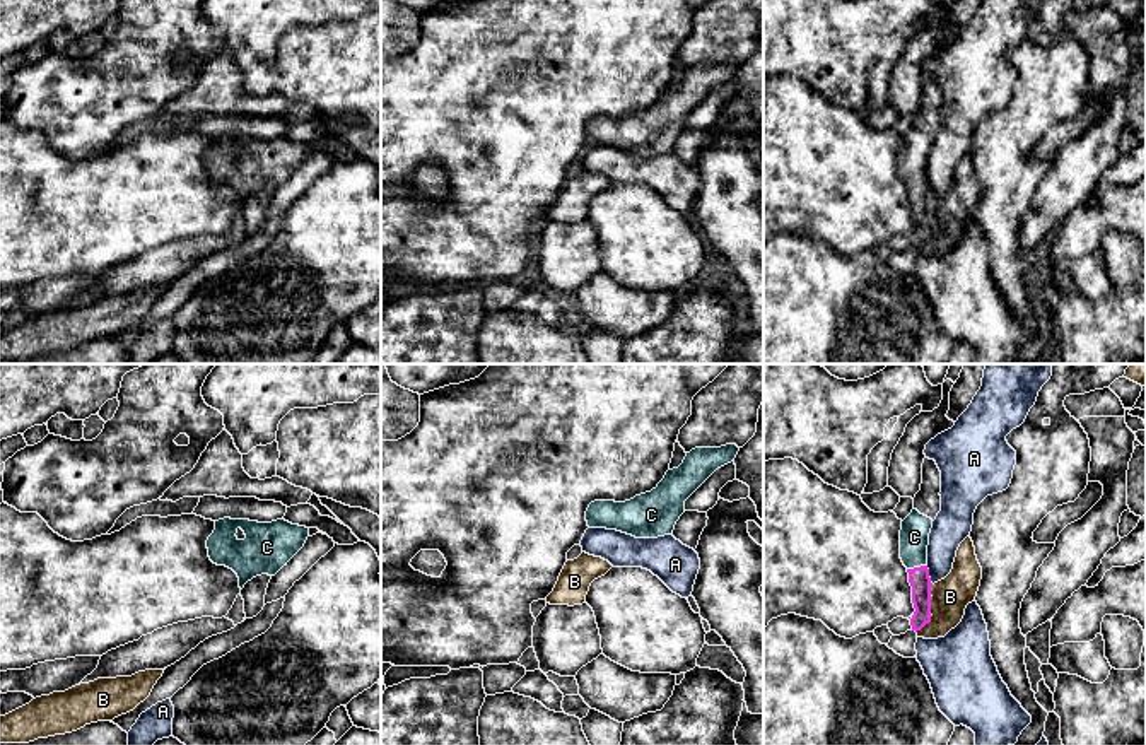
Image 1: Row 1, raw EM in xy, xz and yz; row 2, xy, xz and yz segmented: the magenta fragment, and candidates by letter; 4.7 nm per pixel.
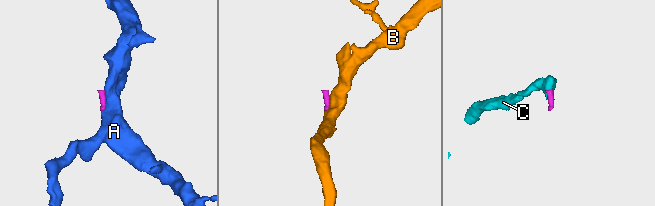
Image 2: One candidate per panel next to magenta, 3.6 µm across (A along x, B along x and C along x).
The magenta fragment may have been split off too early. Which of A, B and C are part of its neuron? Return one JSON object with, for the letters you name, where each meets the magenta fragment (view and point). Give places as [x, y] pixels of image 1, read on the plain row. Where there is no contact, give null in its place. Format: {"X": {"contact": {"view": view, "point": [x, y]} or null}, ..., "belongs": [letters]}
{"C": {"contact": {"view": "yz", "point": [916, 185]}}, "belongs": ["C"]}

